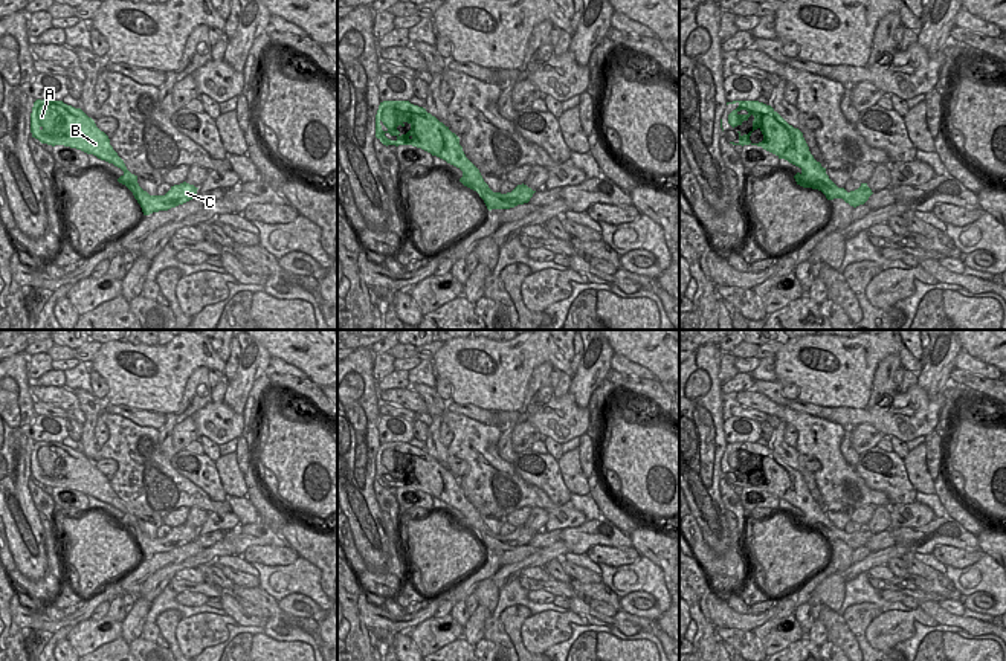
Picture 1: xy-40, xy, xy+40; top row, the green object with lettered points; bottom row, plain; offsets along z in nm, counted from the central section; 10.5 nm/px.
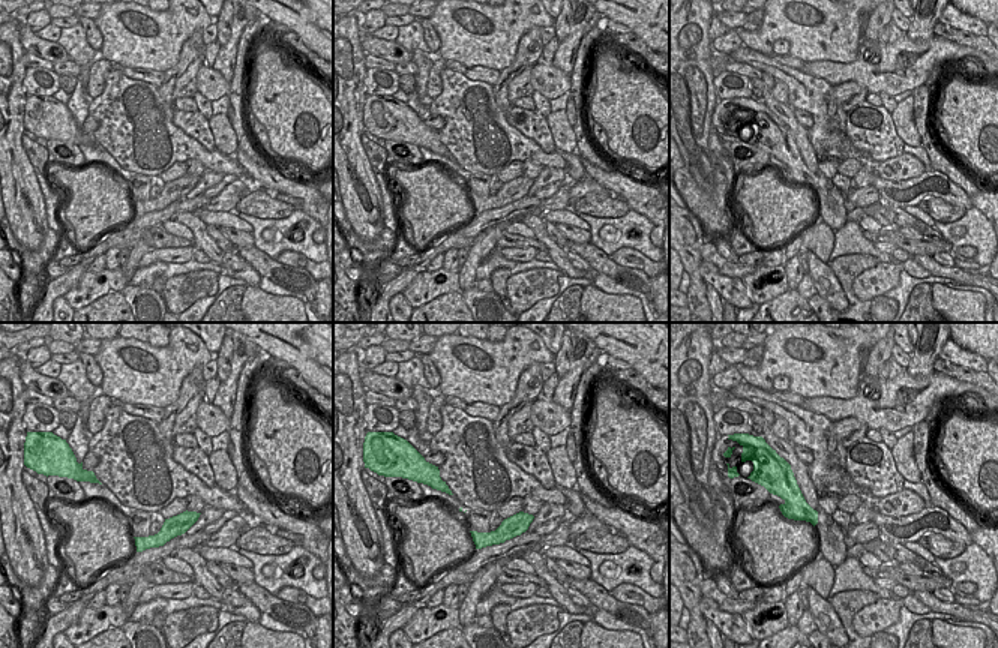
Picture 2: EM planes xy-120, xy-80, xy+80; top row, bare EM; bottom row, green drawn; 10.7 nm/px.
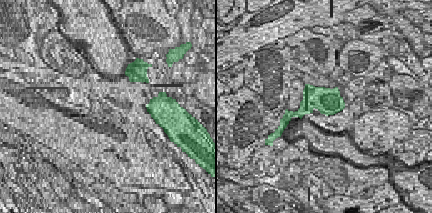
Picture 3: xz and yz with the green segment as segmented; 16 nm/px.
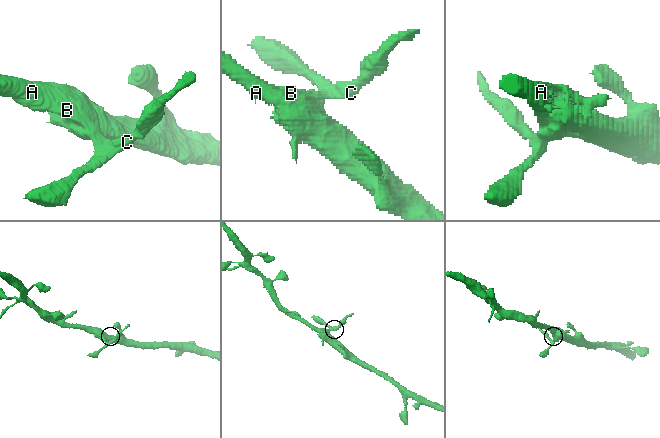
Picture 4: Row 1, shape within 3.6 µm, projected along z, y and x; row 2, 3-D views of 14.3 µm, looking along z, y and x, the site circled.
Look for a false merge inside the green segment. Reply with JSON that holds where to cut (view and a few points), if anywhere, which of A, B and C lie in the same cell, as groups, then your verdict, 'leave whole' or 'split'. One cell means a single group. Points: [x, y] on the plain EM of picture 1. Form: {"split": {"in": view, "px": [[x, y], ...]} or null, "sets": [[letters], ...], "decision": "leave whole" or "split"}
{"split": {"in": "xy+40", "px": [[832, 524], [822, 533]]}, "sets": [["A", "B"], ["C"]], "decision": "split"}

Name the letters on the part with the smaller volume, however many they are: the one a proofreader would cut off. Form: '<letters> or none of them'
C

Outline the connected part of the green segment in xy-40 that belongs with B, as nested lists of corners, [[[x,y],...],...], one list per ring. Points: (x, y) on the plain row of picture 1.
[[[37,441],[31,455],[31,475],[41,485],[76,490],[113,505],[124,513],[118,521],[119,525],[131,534],[142,531],[137,518],[127,511],[124,502],[110,487],[108,478],[81,450],[67,447],[63,443]]]

